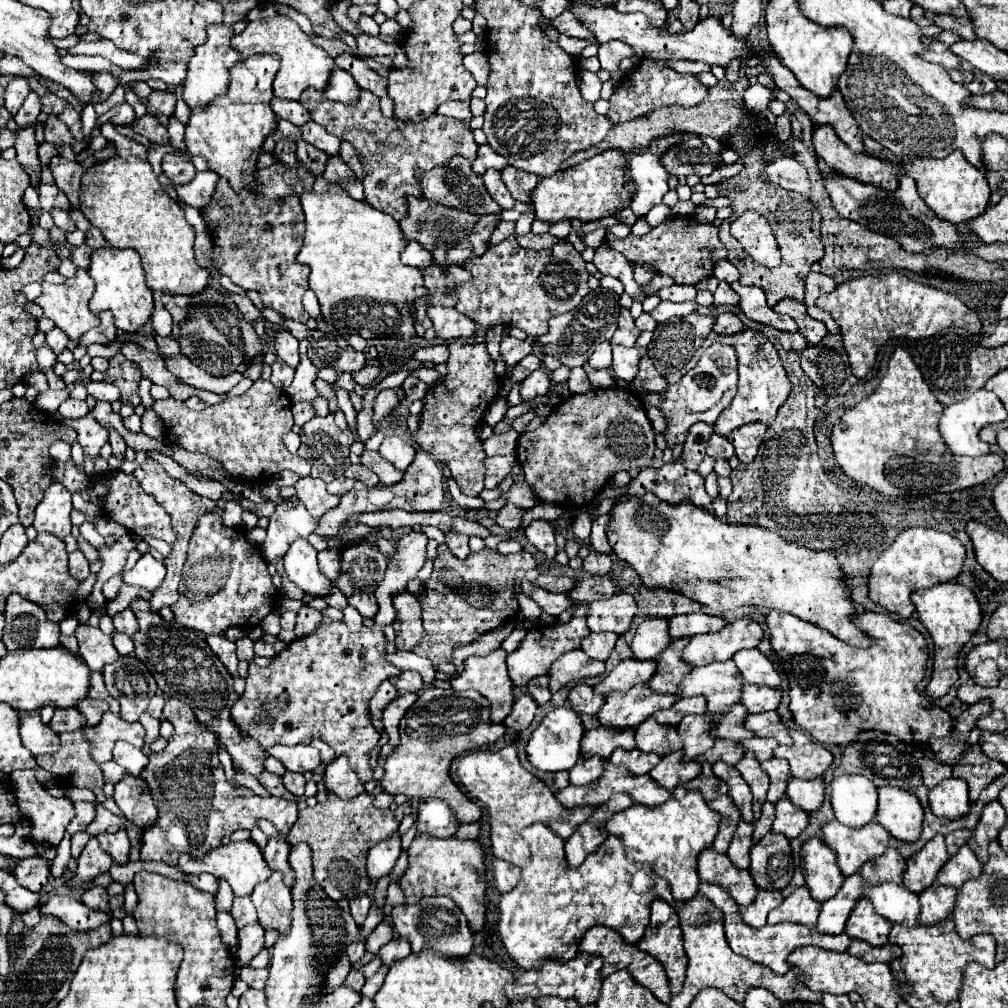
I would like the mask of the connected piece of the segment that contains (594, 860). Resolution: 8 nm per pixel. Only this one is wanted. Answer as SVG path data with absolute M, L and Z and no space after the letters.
M544 824L526 826L520 830L520 836L530 846L530 860L522 868L520 882L510 892L504 892L500 896L498 932L508 956L524 970L538 970L546 960L566 962L574 958L584 932L596 924L608 926L616 930L628 944L636 944L642 938L644 928L648 926L650 904L654 898L664 898L674 908L680 906L680 902L676 902L668 892L666 880L656 876L650 865L630 862L624 856L624 846L616 836L608 836L604 844L596 852L592 852L578 868L568 868L564 860L564 840L560 840L548 826Z

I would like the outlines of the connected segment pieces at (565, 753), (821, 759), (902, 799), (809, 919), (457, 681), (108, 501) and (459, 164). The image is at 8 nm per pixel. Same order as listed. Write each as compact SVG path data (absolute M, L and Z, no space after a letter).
M554 708L552 712L548 712L544 716L544 720L540 722L540 726L532 732L528 746L526 746L526 754L528 760L534 768L544 770L544 772L562 772L562 770L570 770L578 758L580 758L580 740L584 734L584 726L582 720L578 716L578 712L574 712L572 708Z
M790 730L790 736L792 736L794 744L778 746L774 750L774 756L788 760L792 776L796 776L796 778L812 780L812 778L822 776L834 760L832 754L820 742L814 742L802 730Z
M896 786L878 788L876 822L894 838L904 842L918 840L922 832L922 816L922 806L912 792Z
M800 886L788 898L784 898L784 902L778 908L774 908L768 914L768 924L796 922L808 928L816 928L820 906L822 904L810 896L810 890L806 886Z
M502 648L488 656L470 656L464 662L464 672L450 680L454 690L480 692L492 706L490 720L494 722L504 722L514 704L512 680L508 678L504 660L506 652Z
M122 470L118 472L110 472L106 476L106 486L108 486L108 494L104 496L102 500L102 508L104 508L104 514L122 524L128 532L132 532L134 536L138 538L160 538L160 540L166 540L168 544L174 544L176 542L176 536L174 536L174 530L170 526L170 516L168 512L164 510L164 506L160 506L156 502L156 498L152 494L146 494L138 480L132 476L132 474L126 474Z
M452 156L446 164L440 164L428 172L424 172L422 180L422 194L428 200L434 200L438 204L450 206L450 208L458 208L458 210L466 210L466 212L476 212L476 214L492 214L492 212L500 212L498 204L492 200L492 196L488 196L488 190L484 188L484 180L480 174L472 172L472 160L464 158L464 156Z

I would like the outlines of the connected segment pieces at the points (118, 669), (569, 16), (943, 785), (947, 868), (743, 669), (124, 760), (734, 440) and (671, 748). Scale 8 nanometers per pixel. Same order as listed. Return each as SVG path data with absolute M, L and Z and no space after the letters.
M134 654L120 656L116 662L104 666L106 690L120 702L120 718L132 722L148 706L148 700L156 694L156 680L148 672L146 664Z
M566 10L562 12L560 16L556 16L554 20L554 26L558 28L560 34L566 34L566 36L574 36L574 38L594 38L594 32L590 32L580 20L578 16L572 12L572 10Z
M948 778L936 784L930 794L930 808L936 816L944 818L960 818L968 814L970 798L968 798L968 784L960 778Z
M960 846L960 850L948 858L948 862L938 872L938 884L960 888L966 880L976 878L982 872L982 864L972 854L968 846Z
M756 648L740 650L732 656L732 660L738 666L744 682L758 684L758 686L770 686L770 688L780 686L780 676L778 676L774 664L764 654L760 654Z
M118 740L114 746L114 760L132 776L138 776L148 766L148 756L140 748L122 740Z
M746 424L746 426L740 426L734 432L730 432L726 438L734 446L738 460L748 464L756 458L758 446L764 440L764 432L766 432L764 424Z
M648 718L636 728L636 748L666 756L680 750L680 738L676 736L674 726L660 726L654 718Z

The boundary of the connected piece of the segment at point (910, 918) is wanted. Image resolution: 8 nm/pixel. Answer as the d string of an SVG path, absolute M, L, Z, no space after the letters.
M862 882L862 894L874 904L876 912L890 922L900 922L904 926L918 924L918 894L910 892L904 884L894 882L878 882L866 884Z

